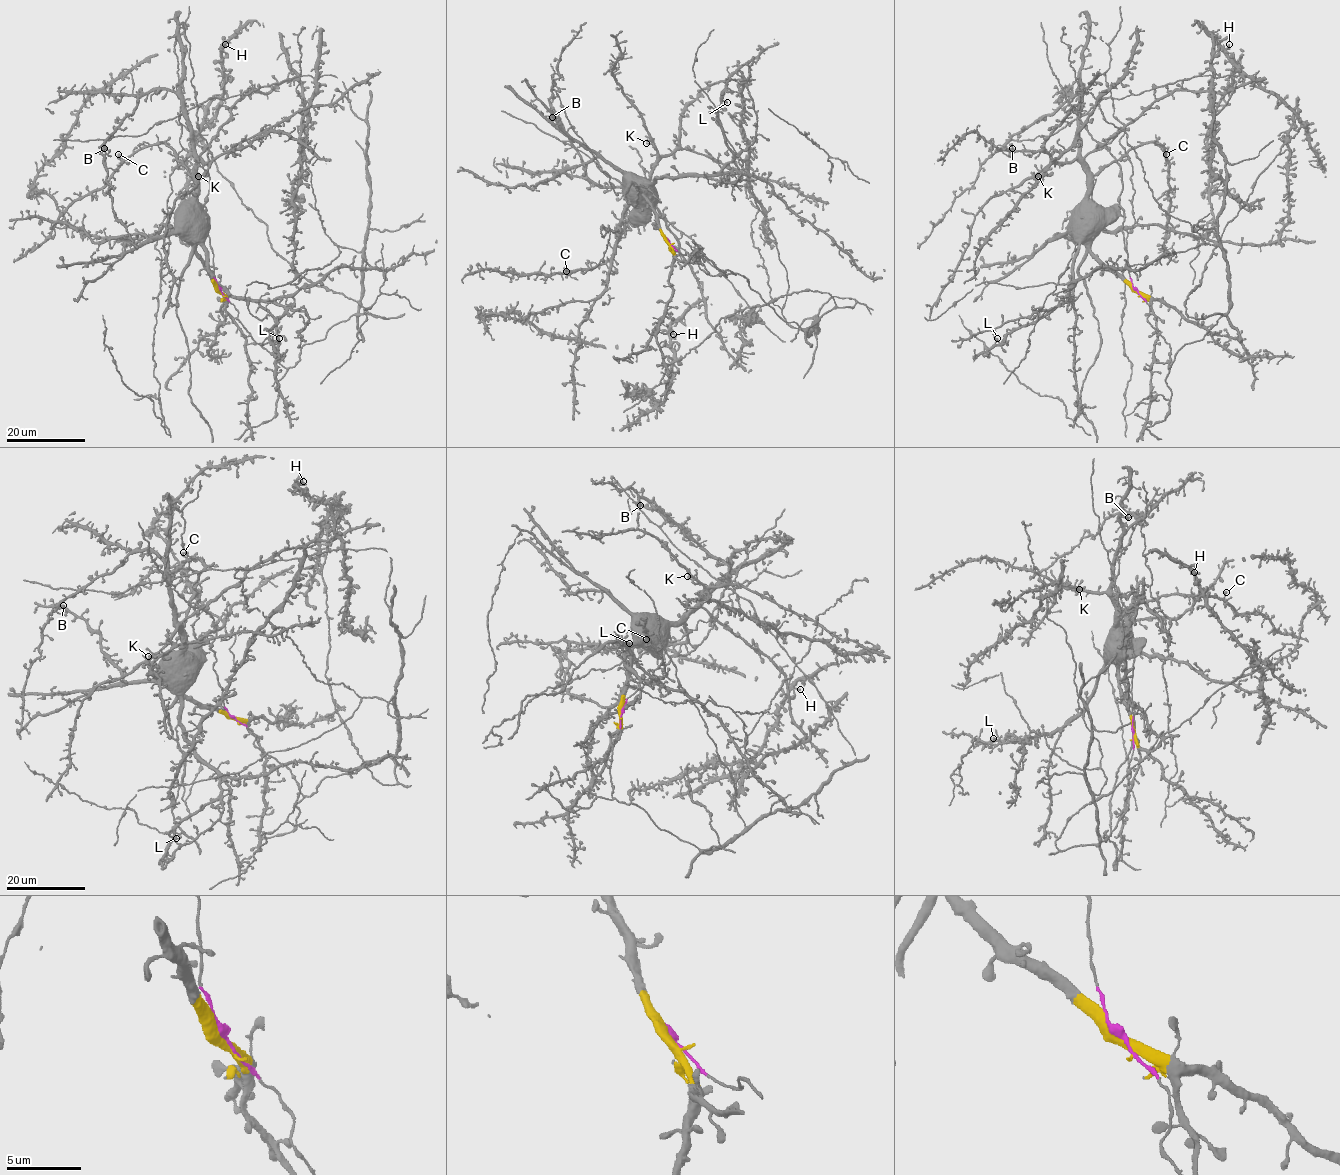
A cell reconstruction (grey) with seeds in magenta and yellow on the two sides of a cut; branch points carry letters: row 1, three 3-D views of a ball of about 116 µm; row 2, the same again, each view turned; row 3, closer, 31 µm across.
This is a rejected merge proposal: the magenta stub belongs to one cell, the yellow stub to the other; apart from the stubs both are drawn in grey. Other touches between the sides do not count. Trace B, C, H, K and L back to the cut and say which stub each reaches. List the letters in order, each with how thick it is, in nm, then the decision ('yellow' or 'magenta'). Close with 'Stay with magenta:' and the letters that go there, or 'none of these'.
B: 440 nm thick; yellow
C: 440 nm thick; yellow
H: 280 nm thick; magenta
K: 240 nm thick; yellow
L: 300 nm thick; yellow
Stay with magenta: H

